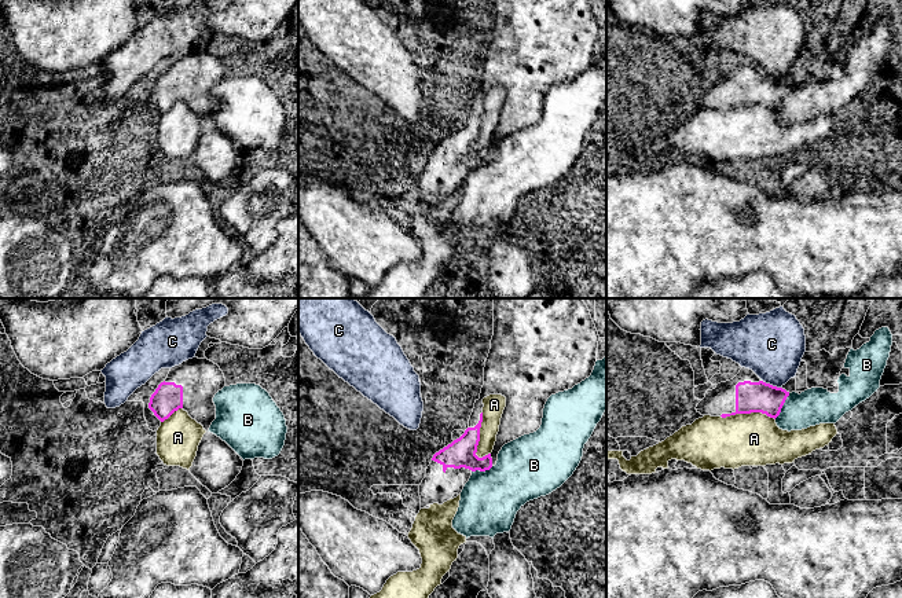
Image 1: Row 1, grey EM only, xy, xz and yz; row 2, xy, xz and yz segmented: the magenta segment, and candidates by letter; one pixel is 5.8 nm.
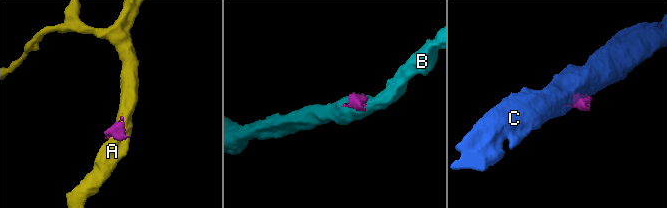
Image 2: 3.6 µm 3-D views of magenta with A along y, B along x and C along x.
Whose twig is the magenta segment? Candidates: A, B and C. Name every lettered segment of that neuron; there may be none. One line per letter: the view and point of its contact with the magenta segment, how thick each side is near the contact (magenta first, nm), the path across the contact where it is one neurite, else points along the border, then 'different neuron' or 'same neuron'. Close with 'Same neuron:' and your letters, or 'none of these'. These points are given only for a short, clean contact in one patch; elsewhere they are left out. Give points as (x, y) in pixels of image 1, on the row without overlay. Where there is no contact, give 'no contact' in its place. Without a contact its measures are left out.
A: meets magenta in xz at (479, 128); 170 nm thick on the magenta side, 130 nm on the other; border along xz (483, 105), (476, 145), (479, 150); different neuron
B: meets magenta in yz at (783, 96); 180 nm thick on the magenta side, 220 nm on the other; border along yz (789, 85), (781, 103), (774, 110); different neuron
C: meets magenta in yz at (772, 77); 180 nm thick on the magenta side, 380 nm on the other; border along yz (762, 72), (781, 80); different neuron
Same neuron: none of these

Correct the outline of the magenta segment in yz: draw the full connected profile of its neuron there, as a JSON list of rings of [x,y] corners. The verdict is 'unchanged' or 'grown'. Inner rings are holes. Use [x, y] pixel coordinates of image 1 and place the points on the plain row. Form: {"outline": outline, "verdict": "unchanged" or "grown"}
{"outline": [[[742,59],[733,71],[707,82],[696,102],[701,107],[722,110],[762,104],[776,111],[788,88],[785,81],[763,74],[752,62]]], "verdict": "grown"}

